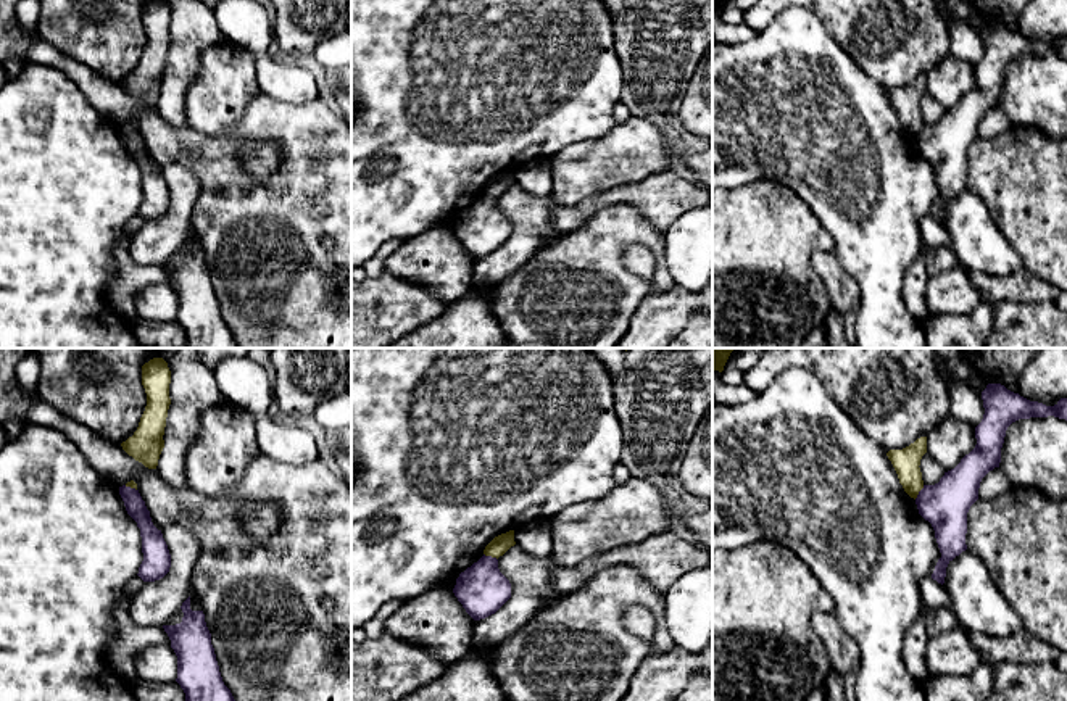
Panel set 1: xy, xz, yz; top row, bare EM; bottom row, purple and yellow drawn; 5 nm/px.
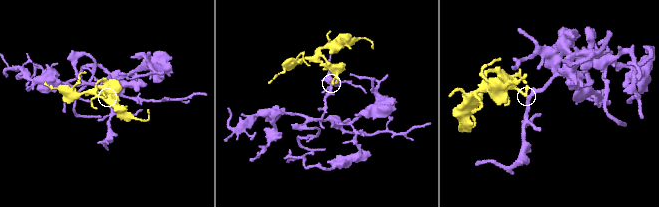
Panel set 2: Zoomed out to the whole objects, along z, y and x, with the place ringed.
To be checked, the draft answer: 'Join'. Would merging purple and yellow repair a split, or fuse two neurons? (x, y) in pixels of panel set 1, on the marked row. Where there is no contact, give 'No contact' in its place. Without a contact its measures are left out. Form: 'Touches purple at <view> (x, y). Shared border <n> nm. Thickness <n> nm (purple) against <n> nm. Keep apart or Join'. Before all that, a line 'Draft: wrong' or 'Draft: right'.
Draft: wrong
Touches purple at xz (490, 556). Shared border 80 nm. Thickness 240 nm (purple) against 90 nm. Keep apart

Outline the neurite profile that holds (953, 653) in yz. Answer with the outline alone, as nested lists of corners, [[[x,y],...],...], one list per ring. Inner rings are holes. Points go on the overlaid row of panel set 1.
[[[962,627],[930,638],[925,648],[925,662],[932,677],[943,674],[965,675],[982,664],[969,632]]]

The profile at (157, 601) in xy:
[[[177,524],[161,527],[171,554],[169,572],[155,582],[143,582],[129,612],[132,622],[142,627],[163,627],[192,595],[190,580],[200,553],[195,537]]]

